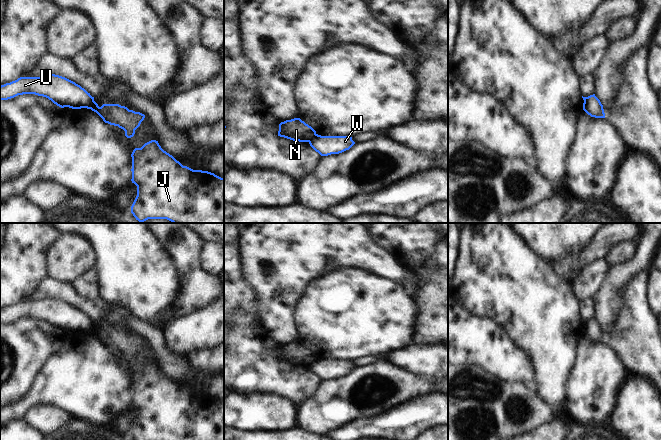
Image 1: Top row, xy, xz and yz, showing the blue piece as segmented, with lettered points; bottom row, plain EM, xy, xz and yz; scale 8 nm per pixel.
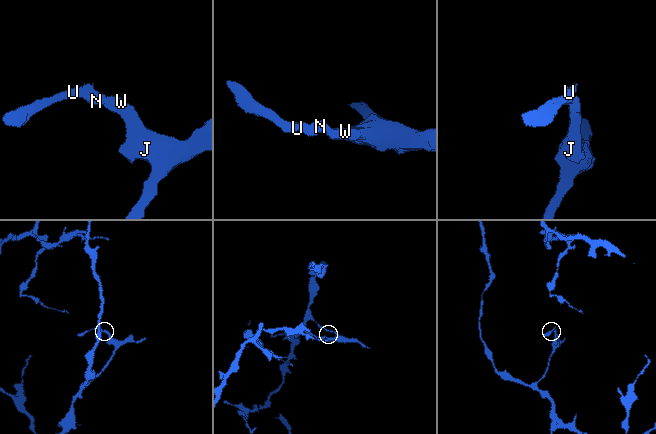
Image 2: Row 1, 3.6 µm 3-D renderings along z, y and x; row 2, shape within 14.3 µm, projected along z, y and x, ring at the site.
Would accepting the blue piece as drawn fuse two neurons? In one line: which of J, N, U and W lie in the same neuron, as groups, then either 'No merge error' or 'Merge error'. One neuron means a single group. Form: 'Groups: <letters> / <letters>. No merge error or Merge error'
Groups: J W / N U. Merge error

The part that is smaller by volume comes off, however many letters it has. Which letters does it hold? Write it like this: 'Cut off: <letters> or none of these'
Cut off: N, U

